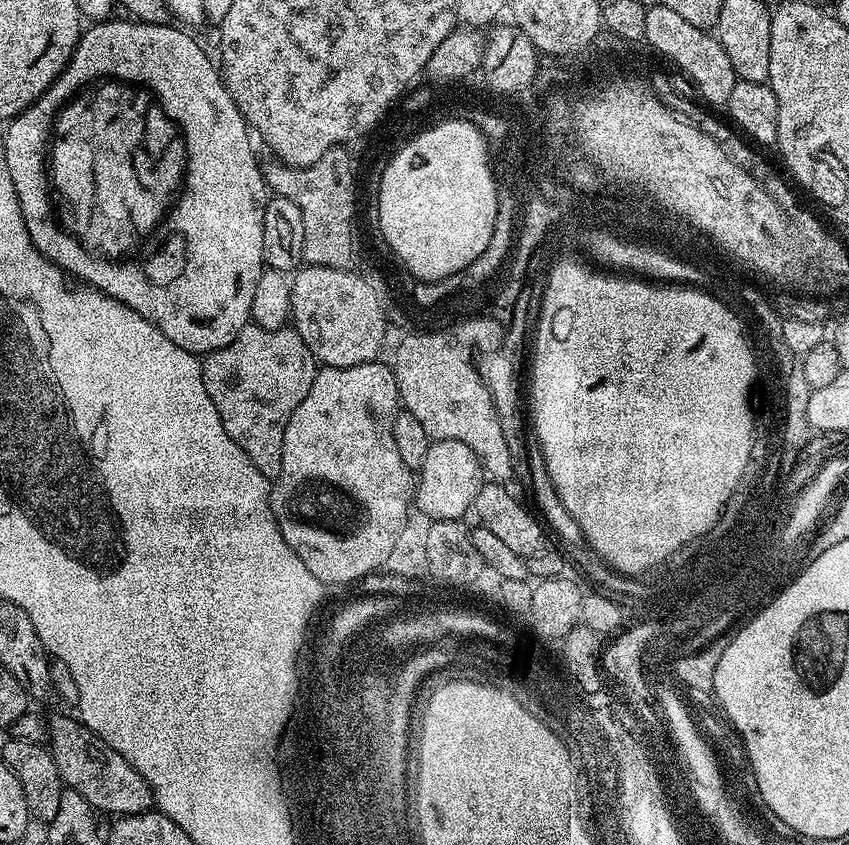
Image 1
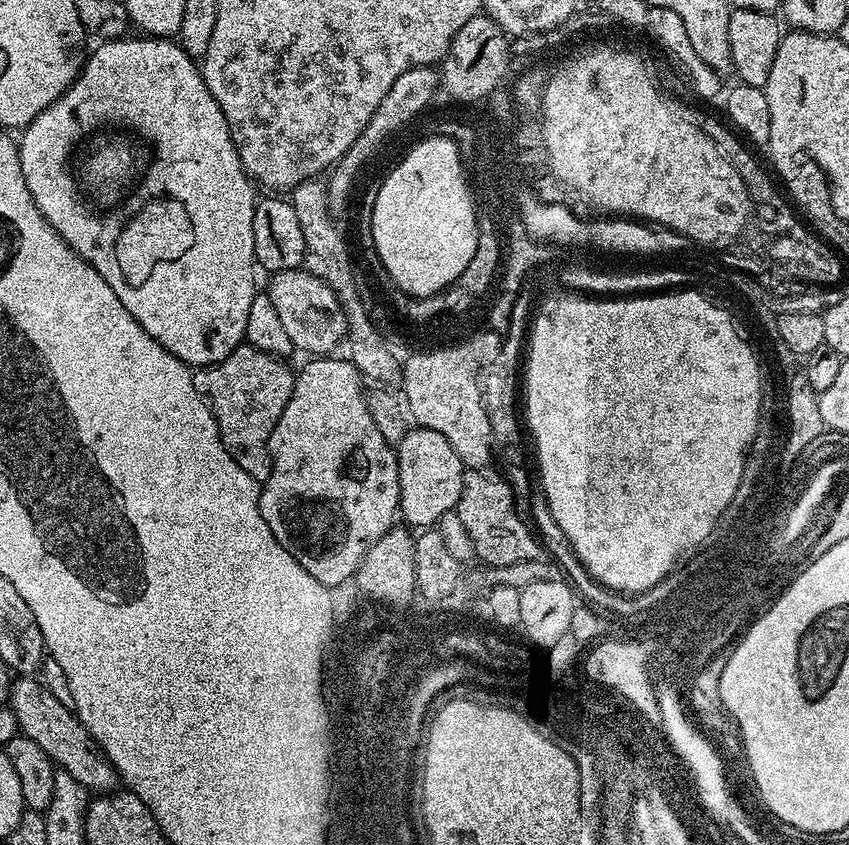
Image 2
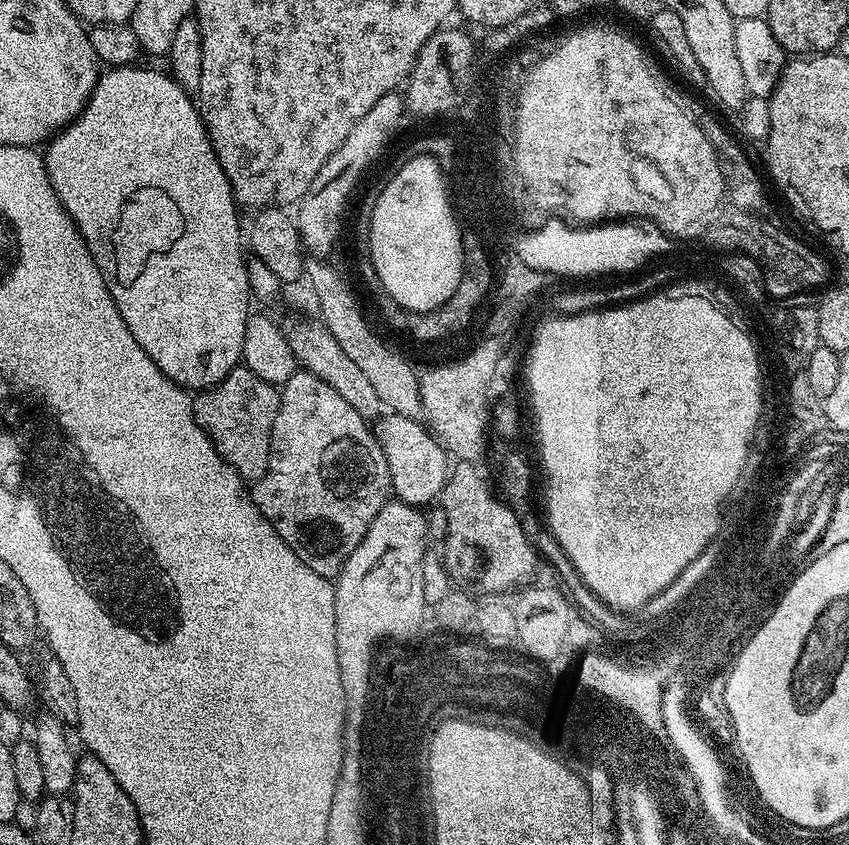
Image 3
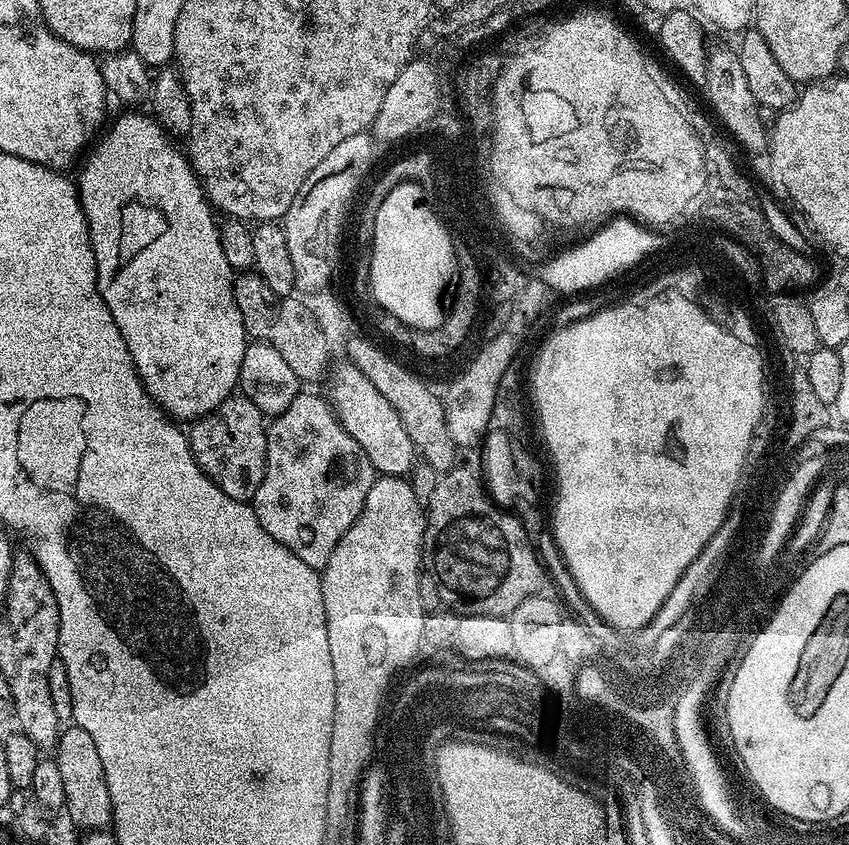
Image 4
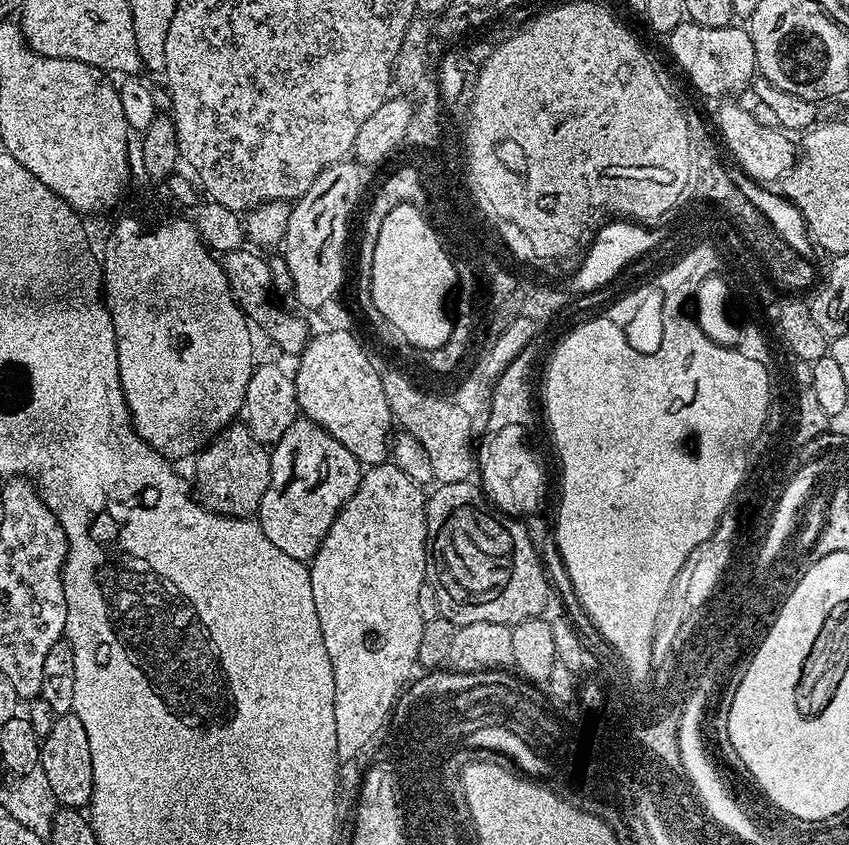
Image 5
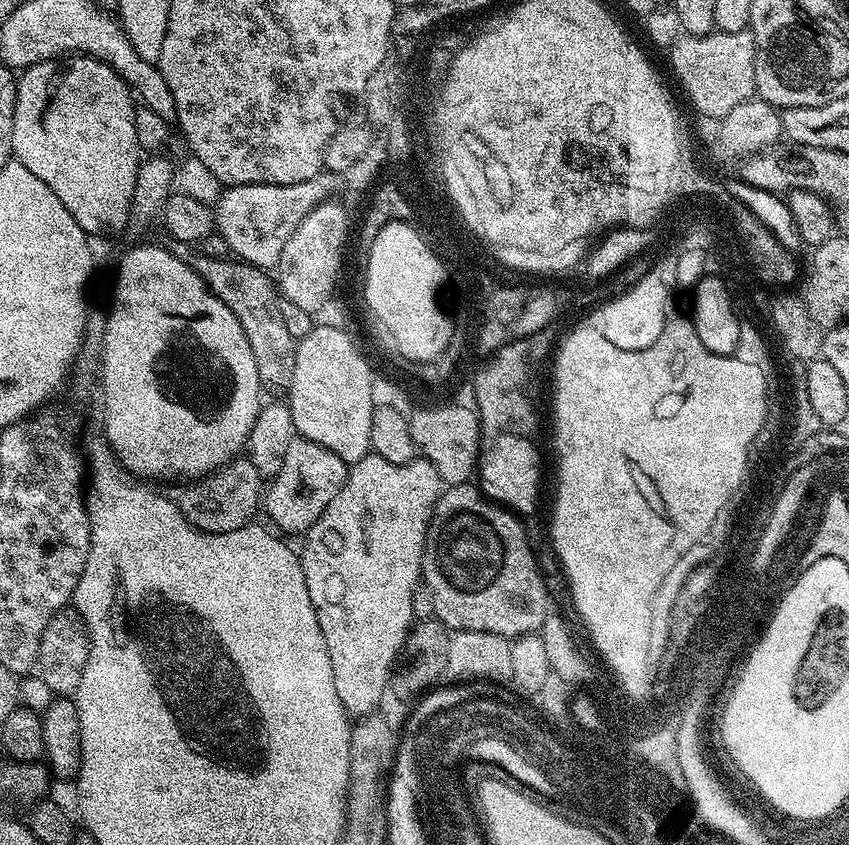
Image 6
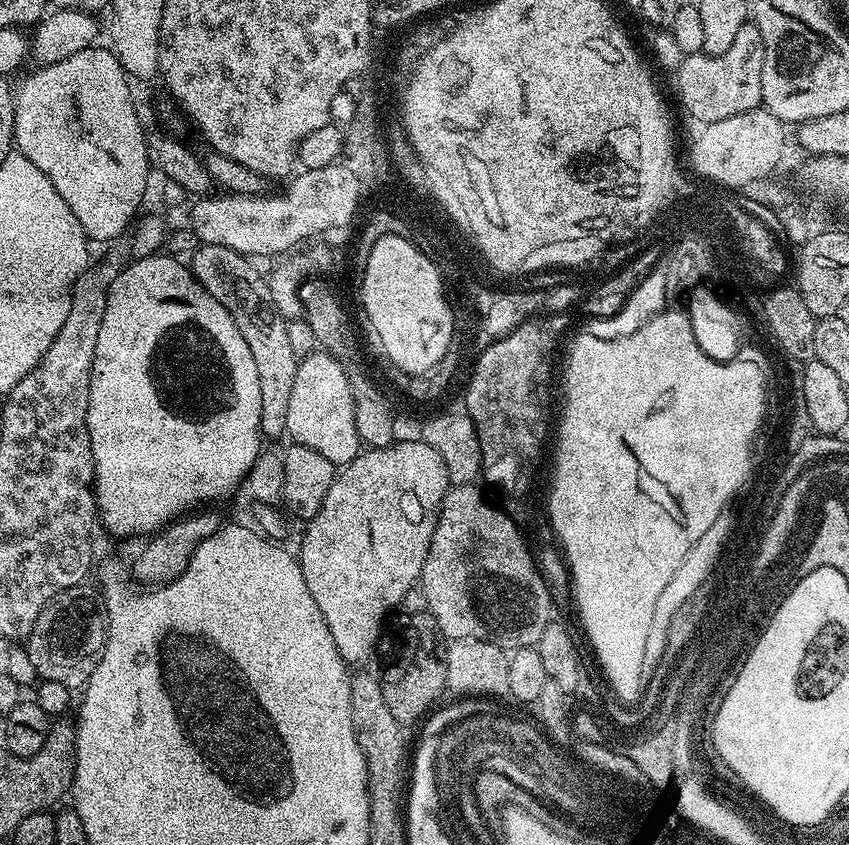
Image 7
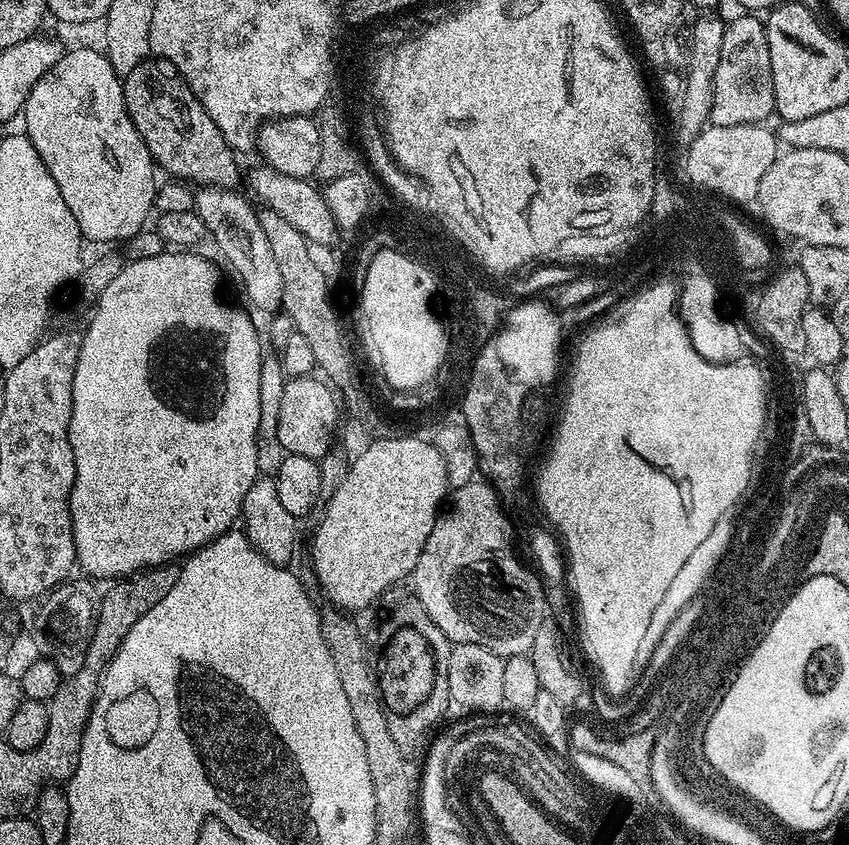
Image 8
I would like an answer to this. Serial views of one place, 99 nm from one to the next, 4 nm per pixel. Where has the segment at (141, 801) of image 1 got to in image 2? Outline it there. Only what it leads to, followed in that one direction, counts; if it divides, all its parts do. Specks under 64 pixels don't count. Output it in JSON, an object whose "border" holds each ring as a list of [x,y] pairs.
{"border":[[[16,678],[12,682],[10,707],[17,718],[19,731],[26,738],[38,742],[57,769],[63,769],[76,778],[89,793],[111,793],[118,784],[116,767],[104,758],[104,753],[89,736],[86,726],[82,726],[75,711],[62,706],[62,702],[58,702],[58,698],[54,698],[54,694],[50,694],[48,687],[39,679],[32,679],[36,678]]]}

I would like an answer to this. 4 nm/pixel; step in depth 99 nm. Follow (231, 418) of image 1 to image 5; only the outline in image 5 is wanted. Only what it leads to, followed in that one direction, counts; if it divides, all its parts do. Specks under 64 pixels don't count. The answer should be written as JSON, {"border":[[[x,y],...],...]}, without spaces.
{"border":[[[240,422],[229,424],[219,438],[213,440],[207,448],[200,449],[194,463],[196,463],[194,492],[204,507],[211,512],[219,512],[221,516],[232,516],[235,520],[247,520],[259,513],[262,498],[266,494],[266,486],[270,486],[272,458],[269,449],[250,434],[247,426]]]}

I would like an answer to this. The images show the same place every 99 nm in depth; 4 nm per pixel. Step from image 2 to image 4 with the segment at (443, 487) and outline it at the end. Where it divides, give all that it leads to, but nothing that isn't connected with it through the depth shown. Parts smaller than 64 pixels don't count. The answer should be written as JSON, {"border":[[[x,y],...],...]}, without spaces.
{"border":[[[350,362],[343,363],[336,369],[333,367],[330,372],[332,381],[328,384],[326,399],[332,406],[332,413],[338,418],[338,422],[344,427],[346,434],[350,434],[350,438],[354,438],[358,442],[358,446],[362,446],[362,450],[366,450],[366,458],[370,458],[370,462],[376,467],[379,475],[407,477],[417,463],[418,453],[414,442],[410,442],[410,434],[406,434],[406,426],[402,426],[402,418],[398,418],[398,414],[394,414],[394,406],[390,406],[390,402],[386,402],[386,398],[382,398],[382,394],[378,394],[374,382],[370,382],[370,378],[366,378],[366,374],[362,374],[362,370],[358,370]]]}

